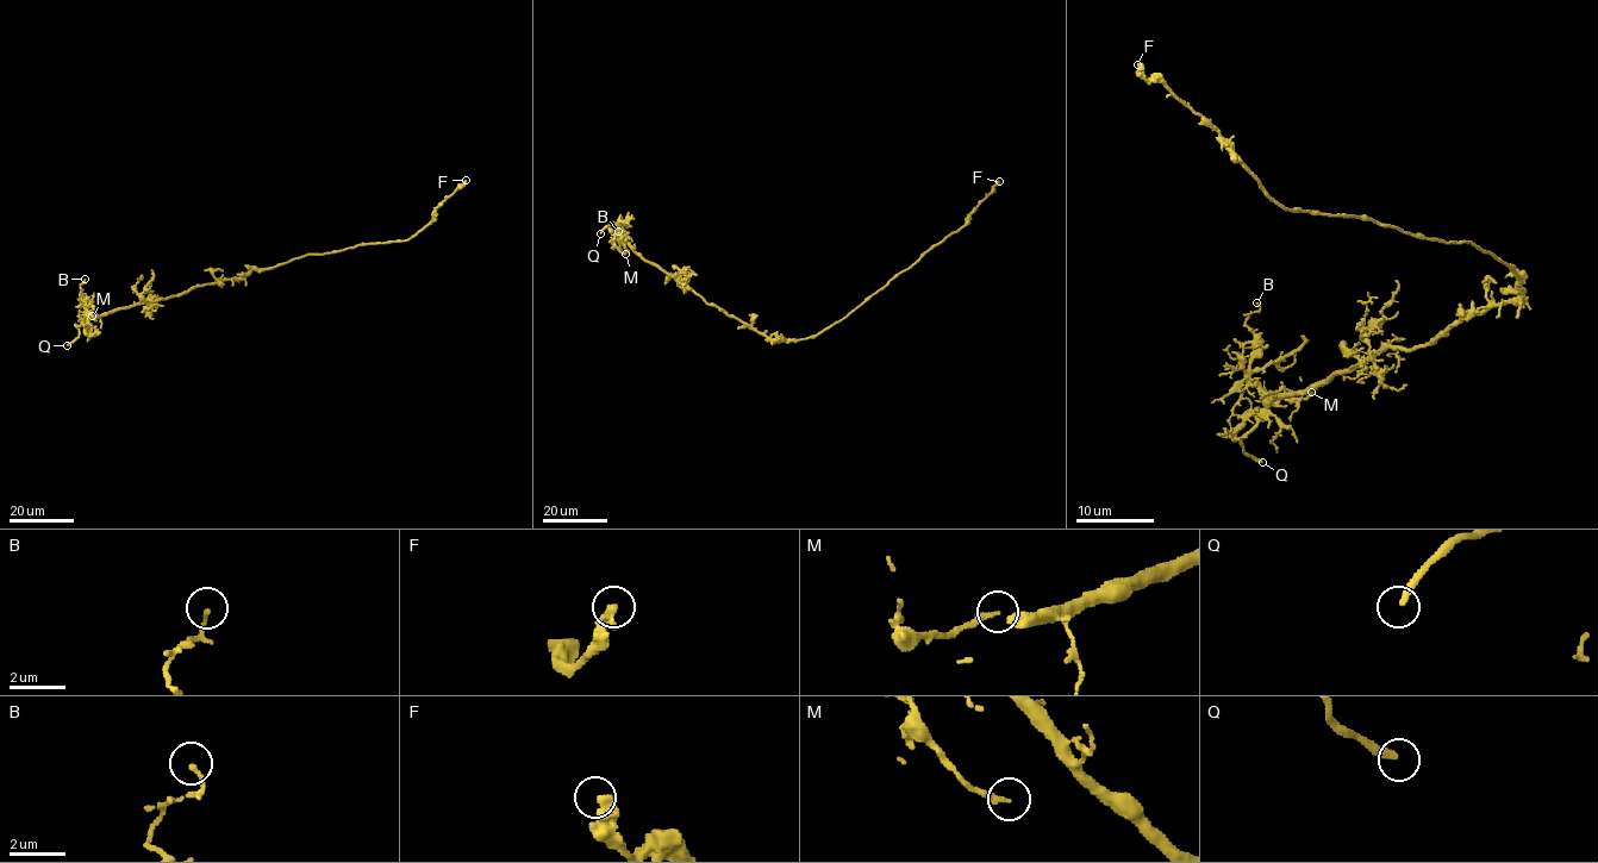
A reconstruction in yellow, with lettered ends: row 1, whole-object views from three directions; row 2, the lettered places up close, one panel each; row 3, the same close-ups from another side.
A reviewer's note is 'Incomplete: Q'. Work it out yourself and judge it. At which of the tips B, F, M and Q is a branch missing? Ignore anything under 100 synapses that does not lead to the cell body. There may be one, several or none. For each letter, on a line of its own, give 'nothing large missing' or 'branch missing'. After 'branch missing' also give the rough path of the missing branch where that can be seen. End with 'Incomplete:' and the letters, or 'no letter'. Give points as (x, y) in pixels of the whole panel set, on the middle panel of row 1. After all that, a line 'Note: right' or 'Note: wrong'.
B: nothing large missing
F: nothing large missing
M: nothing large missing
Q: branch missing; missing branch runs (600, 233), (576, 258), (576, 267), (559, 293), (563, 307), (561, 325)
Incomplete: Q
Note: right

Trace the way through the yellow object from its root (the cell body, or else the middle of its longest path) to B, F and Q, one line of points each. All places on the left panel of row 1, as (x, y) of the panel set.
B: (268, 268), (92, 318), (80, 286), (85, 279)
F: (268, 268), (307, 254), (407, 241), (430, 223), (432, 213), (466, 180)
Q: (268, 268), (251, 268), (242, 277), (106, 312), (75, 325), (79, 336), (67, 345)

